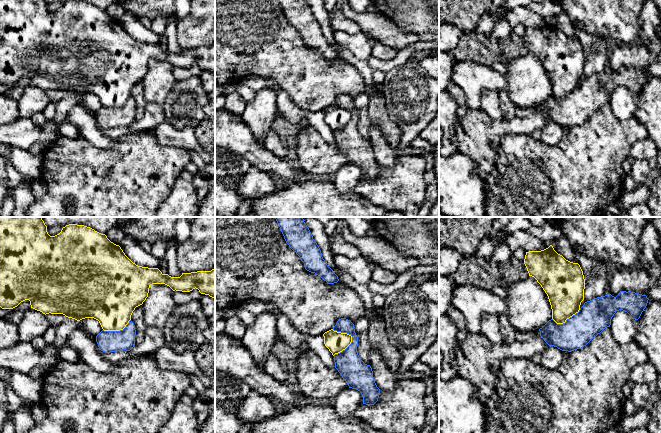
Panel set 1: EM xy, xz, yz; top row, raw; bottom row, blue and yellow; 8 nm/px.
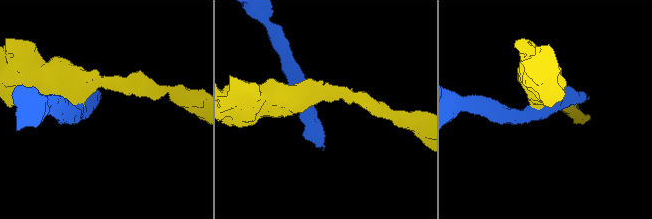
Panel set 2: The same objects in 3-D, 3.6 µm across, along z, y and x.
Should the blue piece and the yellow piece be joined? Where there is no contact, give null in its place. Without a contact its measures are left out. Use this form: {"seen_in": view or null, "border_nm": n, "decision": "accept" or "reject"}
{"seen_in": "xz", "border_nm": 220, "decision": "reject"}

